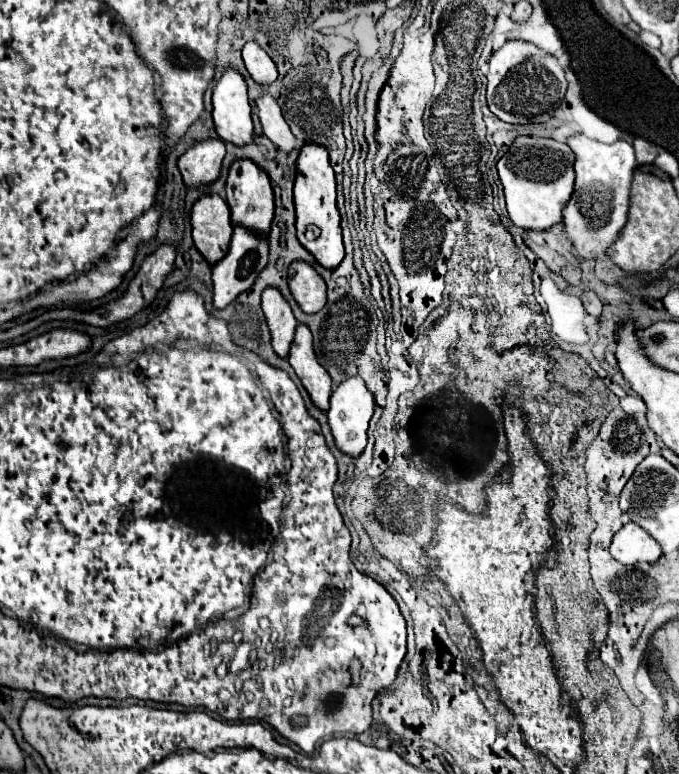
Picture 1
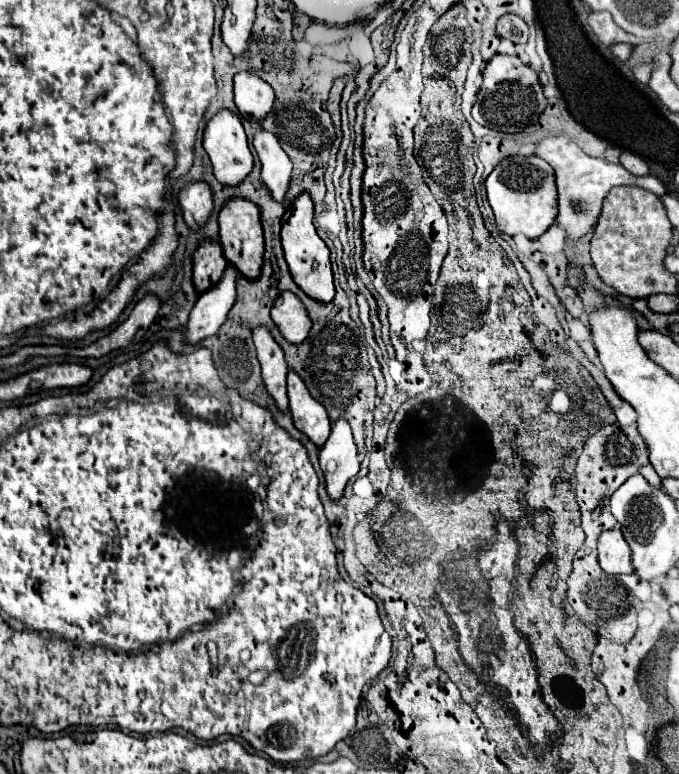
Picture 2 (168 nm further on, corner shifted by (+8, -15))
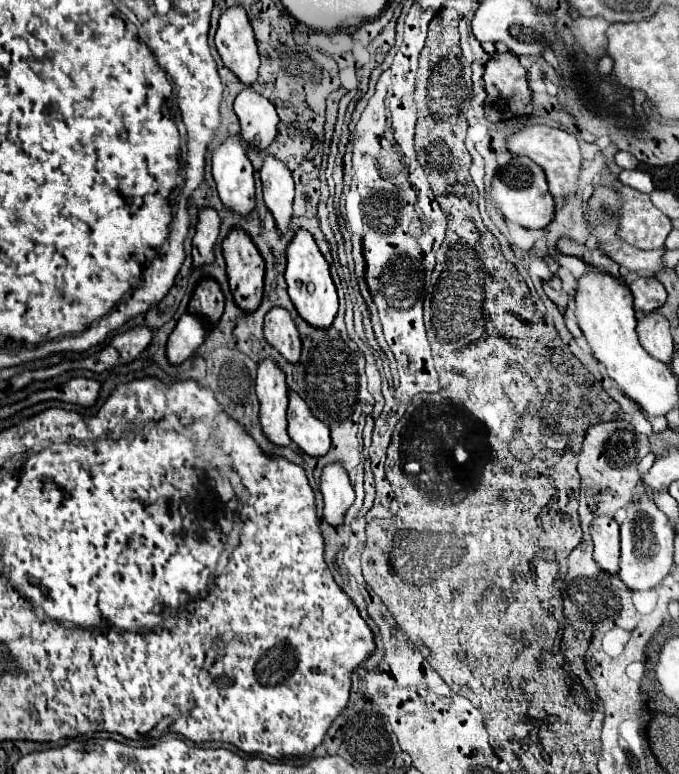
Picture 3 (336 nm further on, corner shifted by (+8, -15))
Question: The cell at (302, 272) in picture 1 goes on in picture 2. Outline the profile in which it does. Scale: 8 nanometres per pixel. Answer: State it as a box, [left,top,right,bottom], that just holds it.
[270,291,312,343]

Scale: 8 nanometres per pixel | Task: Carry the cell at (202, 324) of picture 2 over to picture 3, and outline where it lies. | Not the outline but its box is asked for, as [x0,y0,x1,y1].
[166,313,208,365]

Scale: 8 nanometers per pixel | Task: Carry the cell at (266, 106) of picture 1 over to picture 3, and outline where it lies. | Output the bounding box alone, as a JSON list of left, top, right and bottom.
[260,155,294,233]

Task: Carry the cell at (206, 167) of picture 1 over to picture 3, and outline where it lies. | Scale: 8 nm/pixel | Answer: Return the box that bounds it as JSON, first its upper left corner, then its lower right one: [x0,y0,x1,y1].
[192,207,220,267]

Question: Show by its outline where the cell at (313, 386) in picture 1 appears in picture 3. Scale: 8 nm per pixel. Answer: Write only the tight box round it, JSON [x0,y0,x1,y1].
[288,391,330,457]

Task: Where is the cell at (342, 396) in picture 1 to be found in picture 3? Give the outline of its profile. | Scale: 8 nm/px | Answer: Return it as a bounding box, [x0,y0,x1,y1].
[320,461,354,525]

